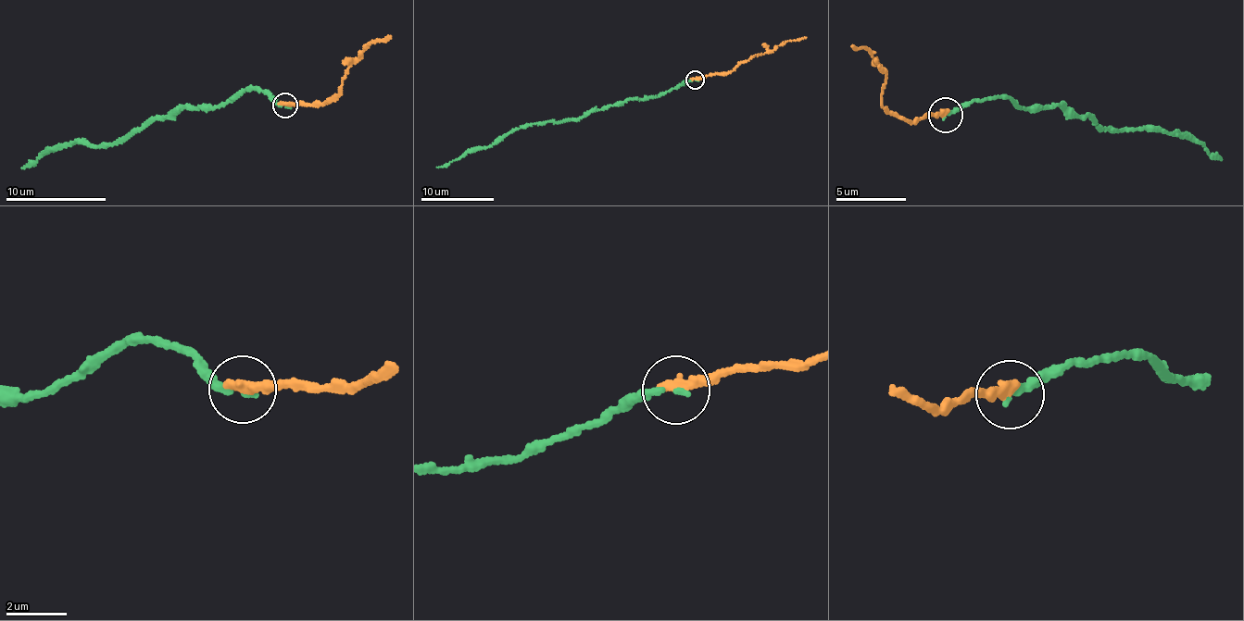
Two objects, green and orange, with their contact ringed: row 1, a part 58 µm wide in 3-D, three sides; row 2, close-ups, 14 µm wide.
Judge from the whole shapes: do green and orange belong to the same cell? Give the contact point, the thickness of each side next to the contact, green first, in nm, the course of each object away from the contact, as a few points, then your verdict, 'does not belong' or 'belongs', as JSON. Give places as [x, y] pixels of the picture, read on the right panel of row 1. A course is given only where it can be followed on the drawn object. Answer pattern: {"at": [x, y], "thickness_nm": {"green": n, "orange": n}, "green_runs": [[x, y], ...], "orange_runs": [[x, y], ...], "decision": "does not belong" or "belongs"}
{"at": [945, 115], "thickness_nm": {"green": 240, "orange": 400}, "green_runs": [[944, 117], [991, 95], [1008, 96], [1024, 107], [1062, 104], [1112, 127], [1149, 124], [1174, 130], [1222, 158]], "orange_runs": [[944, 115], [926, 115], [917, 125], [881, 105], [887, 75], [866, 49], [852, 45]], "decision": "belongs"}

